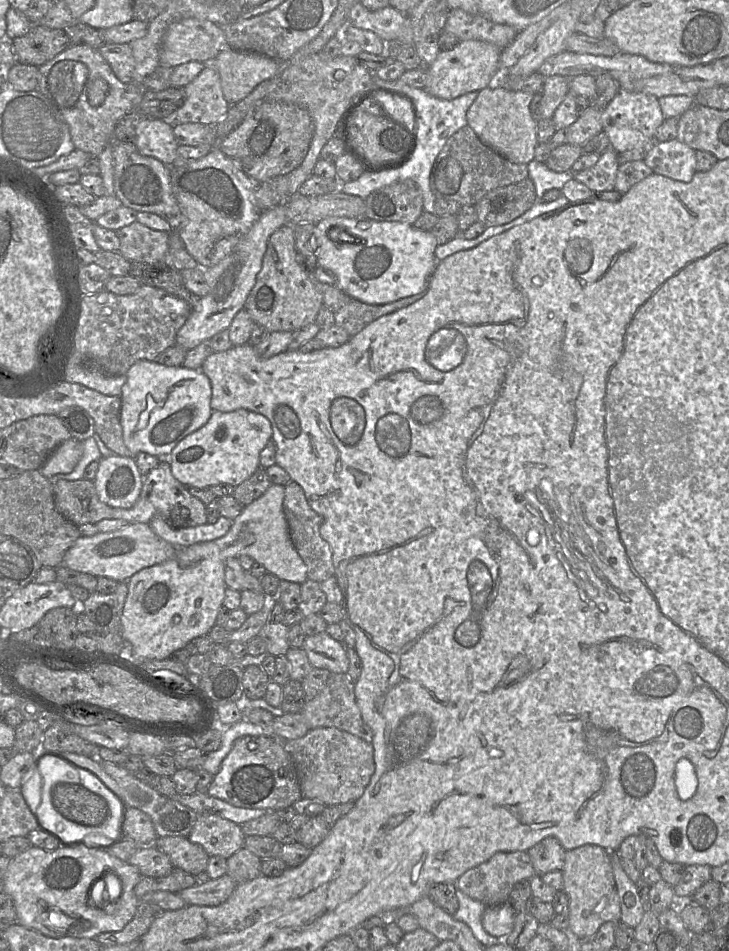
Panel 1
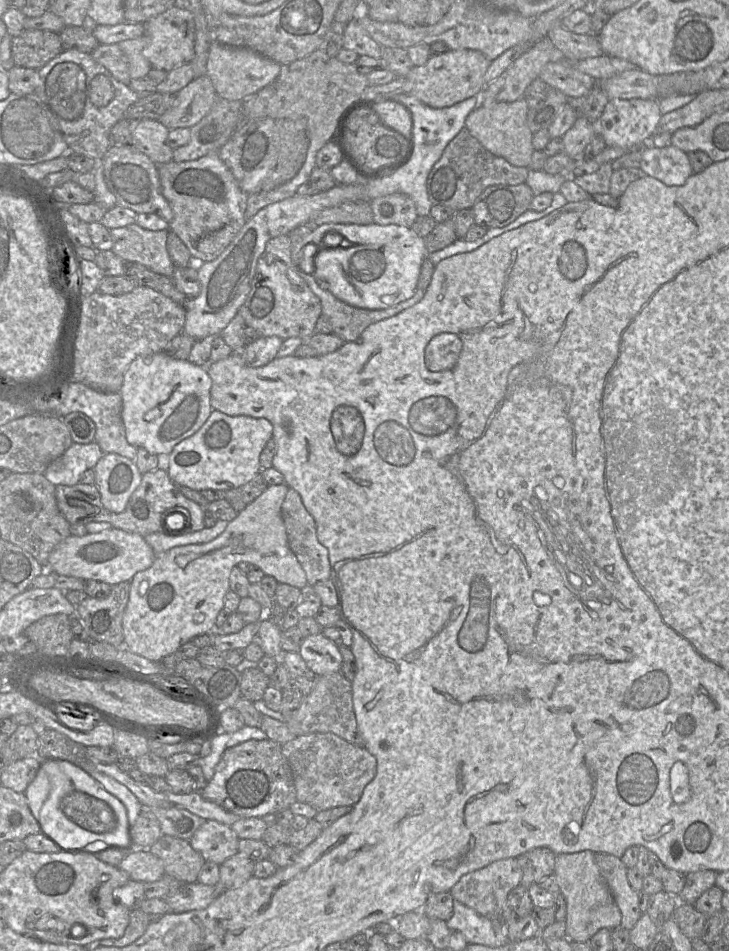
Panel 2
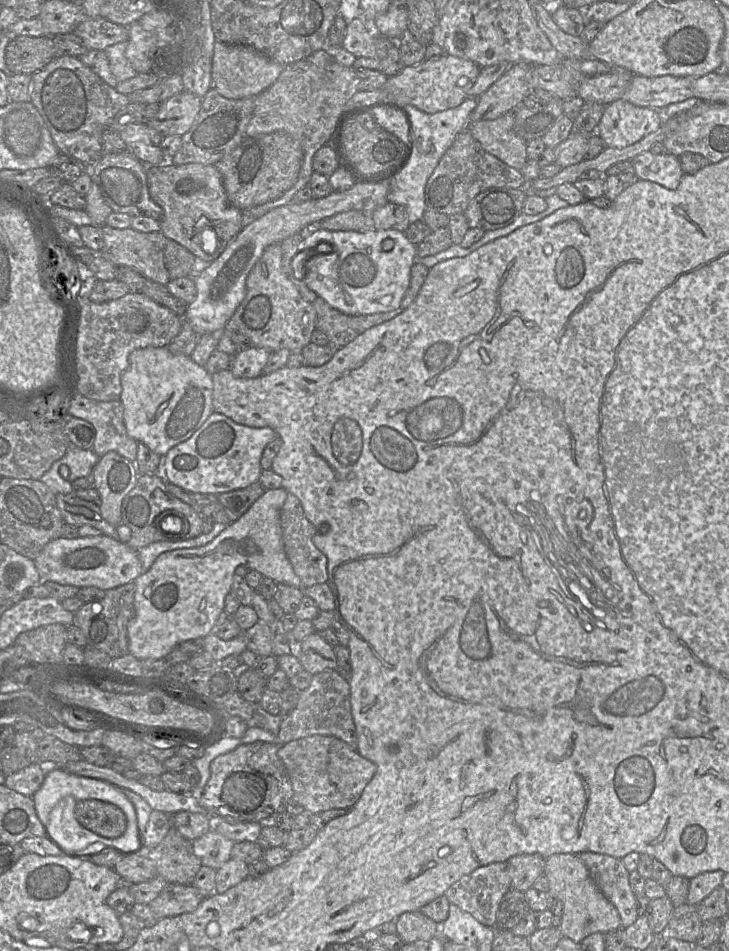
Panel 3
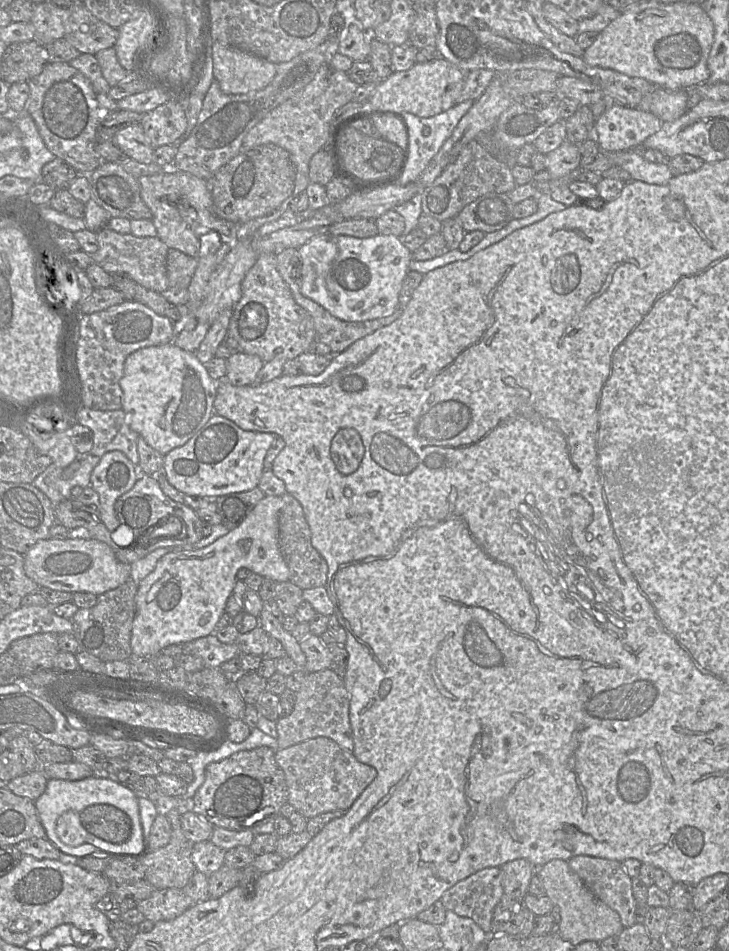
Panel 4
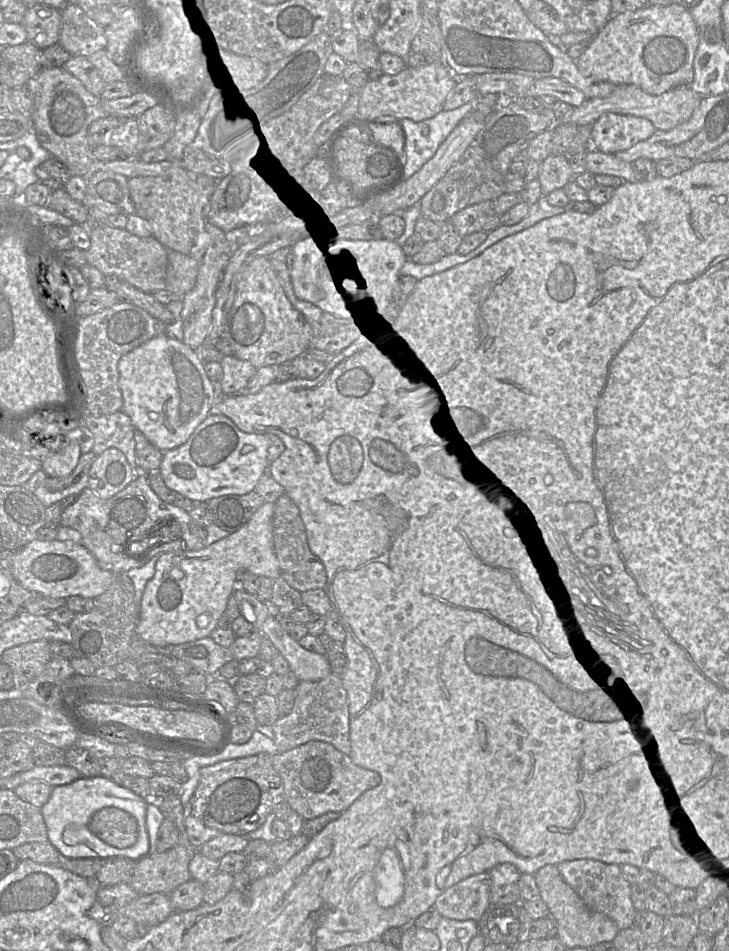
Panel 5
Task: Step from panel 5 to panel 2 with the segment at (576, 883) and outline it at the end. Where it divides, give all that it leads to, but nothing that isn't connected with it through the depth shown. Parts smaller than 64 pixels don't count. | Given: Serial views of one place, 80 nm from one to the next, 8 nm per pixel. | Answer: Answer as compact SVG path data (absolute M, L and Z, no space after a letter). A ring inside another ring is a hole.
M596 853L595 862L622 915L621 926L630 930L640 919L639 895L627 877L627 867L619 857Z

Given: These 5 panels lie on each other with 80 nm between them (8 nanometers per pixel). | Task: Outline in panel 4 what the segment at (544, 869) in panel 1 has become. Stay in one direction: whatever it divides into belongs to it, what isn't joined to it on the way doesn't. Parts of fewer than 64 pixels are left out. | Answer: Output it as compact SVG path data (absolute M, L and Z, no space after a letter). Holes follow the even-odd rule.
M526 859L507 862L500 868L504 895L512 899L523 900L537 868Z

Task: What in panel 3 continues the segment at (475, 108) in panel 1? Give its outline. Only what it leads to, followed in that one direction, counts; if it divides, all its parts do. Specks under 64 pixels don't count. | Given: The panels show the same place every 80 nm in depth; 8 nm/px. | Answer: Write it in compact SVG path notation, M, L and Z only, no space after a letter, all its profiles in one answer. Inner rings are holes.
M514 111L494 120L467 124L471 135L490 154L520 171L527 160L526 143L513 130Z

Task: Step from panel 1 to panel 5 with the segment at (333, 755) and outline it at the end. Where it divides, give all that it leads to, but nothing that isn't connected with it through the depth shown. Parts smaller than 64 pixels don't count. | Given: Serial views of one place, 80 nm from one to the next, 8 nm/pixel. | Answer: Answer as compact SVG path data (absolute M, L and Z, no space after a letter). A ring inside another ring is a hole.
M319 740L275 754L272 764L283 781L284 801L304 820L327 812L344 812L362 793L375 788L381 781L376 771L357 766L349 755Z

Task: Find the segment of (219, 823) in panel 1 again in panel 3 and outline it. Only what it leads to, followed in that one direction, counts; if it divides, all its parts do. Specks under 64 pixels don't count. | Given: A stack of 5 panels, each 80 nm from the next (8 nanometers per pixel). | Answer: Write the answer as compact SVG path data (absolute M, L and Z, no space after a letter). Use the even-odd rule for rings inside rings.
M214 829L192 841L193 851L202 865L215 870L231 859L233 845L234 842Z

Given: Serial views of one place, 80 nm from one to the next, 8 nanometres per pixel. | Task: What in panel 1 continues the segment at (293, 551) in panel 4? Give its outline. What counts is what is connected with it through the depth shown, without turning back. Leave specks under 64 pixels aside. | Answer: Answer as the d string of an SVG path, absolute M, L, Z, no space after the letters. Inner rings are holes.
M290 481L284 485L283 510L288 524L291 541L307 567L307 577L319 583L334 576L332 550L327 541L320 535L322 516L315 512L305 497L304 491L299 484Z

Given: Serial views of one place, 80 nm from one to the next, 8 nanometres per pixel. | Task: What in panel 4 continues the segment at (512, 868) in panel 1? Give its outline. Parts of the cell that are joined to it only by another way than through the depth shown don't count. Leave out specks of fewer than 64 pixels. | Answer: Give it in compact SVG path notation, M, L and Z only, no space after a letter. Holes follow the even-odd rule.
M500 867L480 870L458 882L442 896L447 910L471 918L490 935L493 911L504 895Z

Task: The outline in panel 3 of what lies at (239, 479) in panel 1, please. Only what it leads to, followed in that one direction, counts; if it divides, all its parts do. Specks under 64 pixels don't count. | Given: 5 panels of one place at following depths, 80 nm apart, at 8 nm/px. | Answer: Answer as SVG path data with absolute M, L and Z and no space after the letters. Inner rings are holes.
M213 411L190 438L167 452L161 474L166 482L191 493L220 494L243 489L259 481L263 450L275 437L270 427L245 426Z

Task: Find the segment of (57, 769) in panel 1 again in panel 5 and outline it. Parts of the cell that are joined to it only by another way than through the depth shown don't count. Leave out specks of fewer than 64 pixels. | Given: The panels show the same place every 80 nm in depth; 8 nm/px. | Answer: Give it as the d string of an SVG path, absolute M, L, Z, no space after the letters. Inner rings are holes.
M80 777L69 784L54 786L48 801L40 810L47 829L48 842L66 858L126 857L137 861L140 856L149 853L146 801L109 778Z

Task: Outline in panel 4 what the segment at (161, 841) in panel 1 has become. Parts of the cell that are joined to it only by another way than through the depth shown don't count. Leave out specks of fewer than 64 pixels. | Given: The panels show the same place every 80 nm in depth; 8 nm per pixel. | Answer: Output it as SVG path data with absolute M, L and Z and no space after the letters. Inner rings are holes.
M178 810L161 811L165 813L171 826L169 843L155 851L140 855L145 869L145 877L156 890L182 889L196 868L192 862L193 843L185 836Z

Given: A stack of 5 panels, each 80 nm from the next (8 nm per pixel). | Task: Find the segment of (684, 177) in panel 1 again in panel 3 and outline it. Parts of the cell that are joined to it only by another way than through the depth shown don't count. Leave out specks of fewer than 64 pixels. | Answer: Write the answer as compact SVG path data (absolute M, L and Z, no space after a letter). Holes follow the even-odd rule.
M648 150L630 161L639 179L658 183L667 189L678 188L684 175L679 158L668 152L654 154Z

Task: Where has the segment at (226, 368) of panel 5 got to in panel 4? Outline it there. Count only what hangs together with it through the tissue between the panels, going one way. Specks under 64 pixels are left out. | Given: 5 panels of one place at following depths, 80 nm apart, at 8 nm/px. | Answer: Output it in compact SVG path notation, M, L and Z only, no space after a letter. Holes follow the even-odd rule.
M239 352L227 359L226 381L234 386L252 385L263 367L263 360L257 355Z

